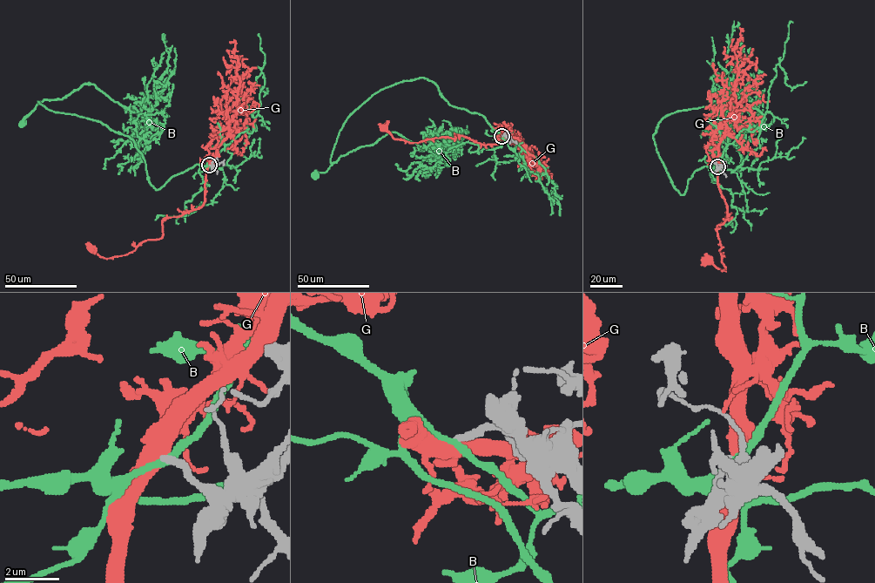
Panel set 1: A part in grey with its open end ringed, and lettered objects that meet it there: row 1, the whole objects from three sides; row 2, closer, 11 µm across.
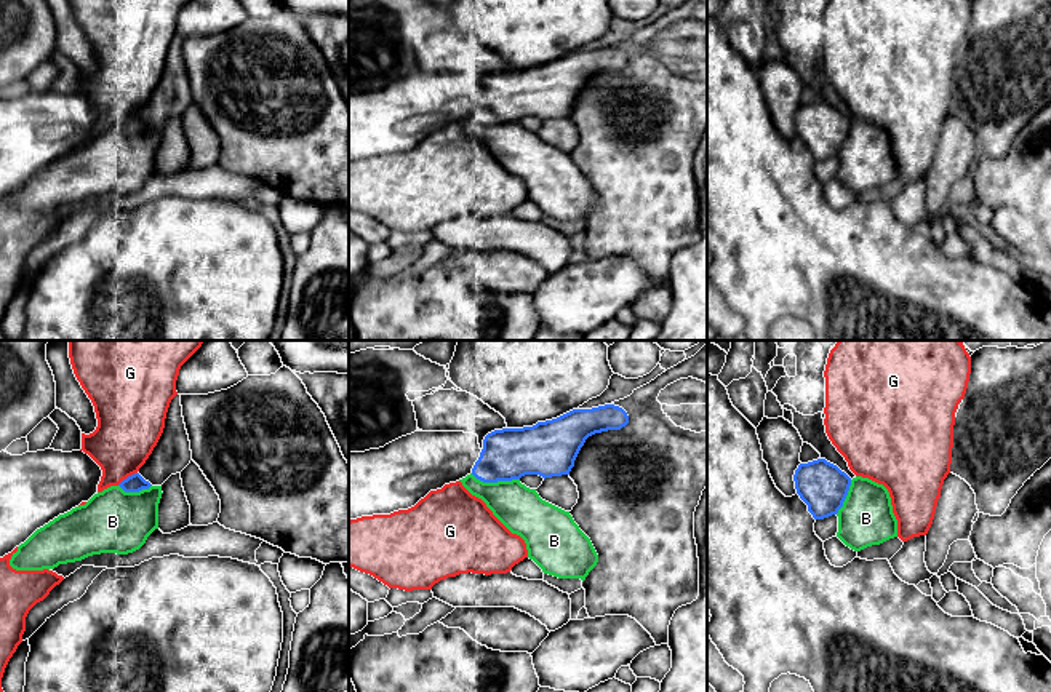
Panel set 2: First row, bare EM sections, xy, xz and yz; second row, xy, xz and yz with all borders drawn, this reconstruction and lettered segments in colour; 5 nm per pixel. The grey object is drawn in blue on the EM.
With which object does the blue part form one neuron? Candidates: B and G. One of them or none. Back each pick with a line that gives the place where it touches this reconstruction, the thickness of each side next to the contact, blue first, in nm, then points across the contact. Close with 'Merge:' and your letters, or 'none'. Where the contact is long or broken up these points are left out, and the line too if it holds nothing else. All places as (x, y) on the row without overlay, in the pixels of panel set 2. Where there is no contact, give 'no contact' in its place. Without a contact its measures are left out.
Merge: none

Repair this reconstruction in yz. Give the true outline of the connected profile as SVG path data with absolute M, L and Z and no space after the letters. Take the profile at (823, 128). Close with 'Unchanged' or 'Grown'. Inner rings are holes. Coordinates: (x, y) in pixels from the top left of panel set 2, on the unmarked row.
M825 101L800 105L793 123L814 161L837 157L851 128L851 120Z. Unchanged

